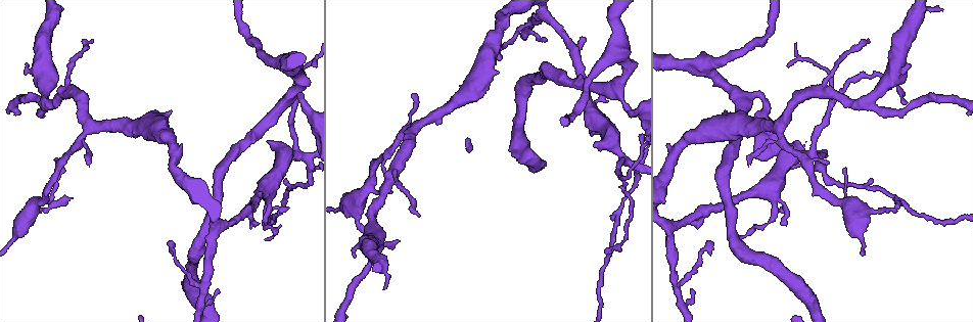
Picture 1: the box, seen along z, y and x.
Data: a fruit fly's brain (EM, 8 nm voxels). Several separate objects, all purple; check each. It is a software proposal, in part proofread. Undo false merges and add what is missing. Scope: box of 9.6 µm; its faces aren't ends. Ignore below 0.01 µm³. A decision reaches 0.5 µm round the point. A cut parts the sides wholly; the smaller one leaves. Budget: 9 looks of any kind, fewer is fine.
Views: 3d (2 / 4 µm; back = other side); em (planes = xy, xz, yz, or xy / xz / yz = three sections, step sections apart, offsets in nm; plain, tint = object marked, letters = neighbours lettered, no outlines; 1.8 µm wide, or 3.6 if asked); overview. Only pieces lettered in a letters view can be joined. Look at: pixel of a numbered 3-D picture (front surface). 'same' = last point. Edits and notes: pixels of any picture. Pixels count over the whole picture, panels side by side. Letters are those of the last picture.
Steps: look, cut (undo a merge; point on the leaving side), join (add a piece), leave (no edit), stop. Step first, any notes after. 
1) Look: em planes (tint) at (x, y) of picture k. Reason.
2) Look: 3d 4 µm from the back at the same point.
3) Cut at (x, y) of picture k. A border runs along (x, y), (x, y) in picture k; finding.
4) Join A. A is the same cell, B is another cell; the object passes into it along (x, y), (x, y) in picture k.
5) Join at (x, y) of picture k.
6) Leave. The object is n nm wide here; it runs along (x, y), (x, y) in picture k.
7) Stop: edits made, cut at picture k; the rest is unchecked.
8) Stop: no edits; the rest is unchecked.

Look: 3d 2 µm from the back at (355, 256) of picture 1. Free end.

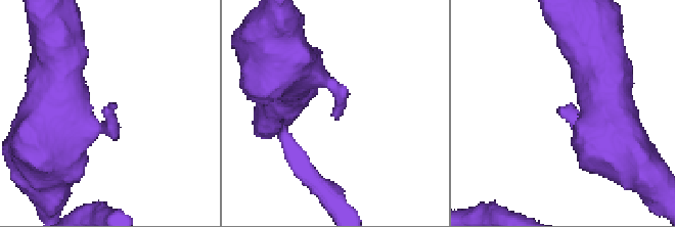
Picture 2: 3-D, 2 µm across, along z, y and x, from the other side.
Look: em 3.6 µm planes (letters) at (558, 107) of picture 2.

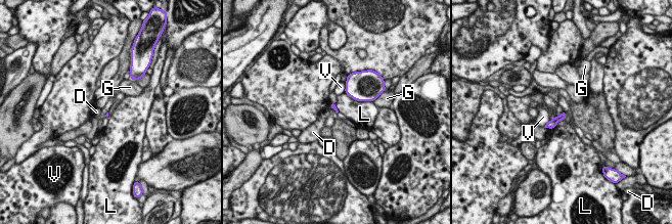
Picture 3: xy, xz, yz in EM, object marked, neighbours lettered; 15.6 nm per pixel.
Leave. D, G, L and V are other cells; no lettered piece goes on from it.

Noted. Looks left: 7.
Look: 3d 2 µm at (371, 220) of picture 1. Side arm on a straight run.

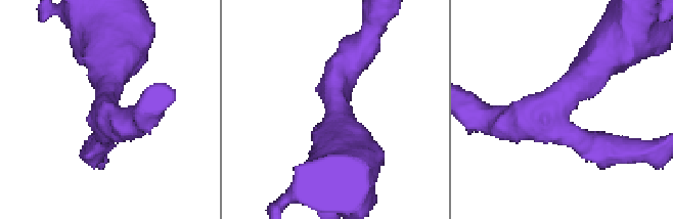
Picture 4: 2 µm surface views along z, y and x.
Look: em 3.6 µm planes (letters) at (106, 129) of picture 4. 3 arms meet here; the arms are 220, 260, 440 nm wide; need the tissue.

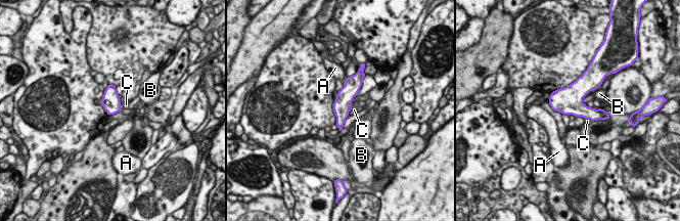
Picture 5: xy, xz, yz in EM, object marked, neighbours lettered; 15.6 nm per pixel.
Leave. The longest contact is with C, 140 nm; A, B and C are other cells; all the same cell.

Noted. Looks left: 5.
Look: 3d 2 µm at (416, 125) of picture 1. Looks like a crossing.

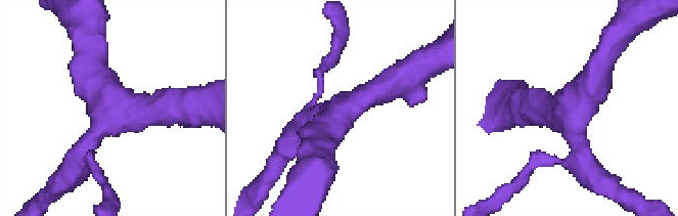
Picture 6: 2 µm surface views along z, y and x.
Look: em planes (letters) at (342, 111) of picture 6. 4 arms meet here.

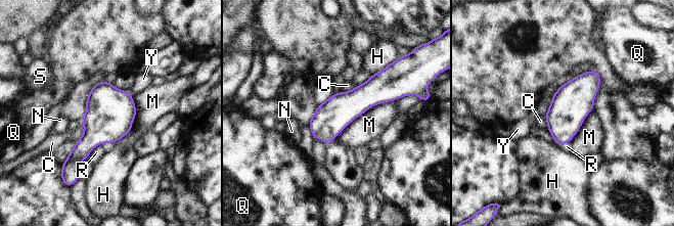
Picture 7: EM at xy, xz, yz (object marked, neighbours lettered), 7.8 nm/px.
Leave. C, H, M, N, Q, R, S and Y are other cells; a border runs along (395, 100), (373, 104), (332, 140) in picture 7; one cell here.

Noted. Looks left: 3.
Look: em planes (plain) at (739, 95) of picture 1. Sharp bend.

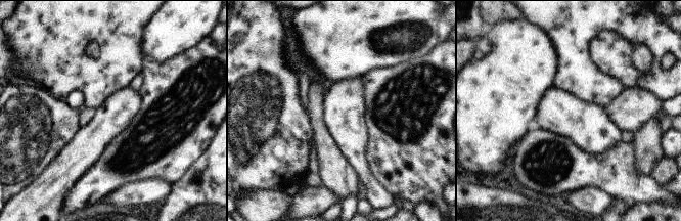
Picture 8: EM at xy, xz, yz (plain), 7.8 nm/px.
Look: em planes (letters) at the same point. See the neighbours.

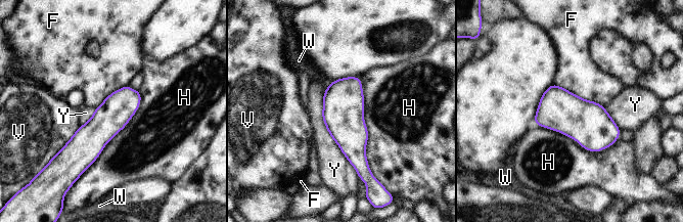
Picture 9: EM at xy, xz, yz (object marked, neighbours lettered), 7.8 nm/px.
Leave. F, H, V, W and Y are other cells; a border runs along (553, 84), (603, 105) in picture 9; continuous, no second cell.

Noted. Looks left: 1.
Stop: no edits; the rest is unchecked.

